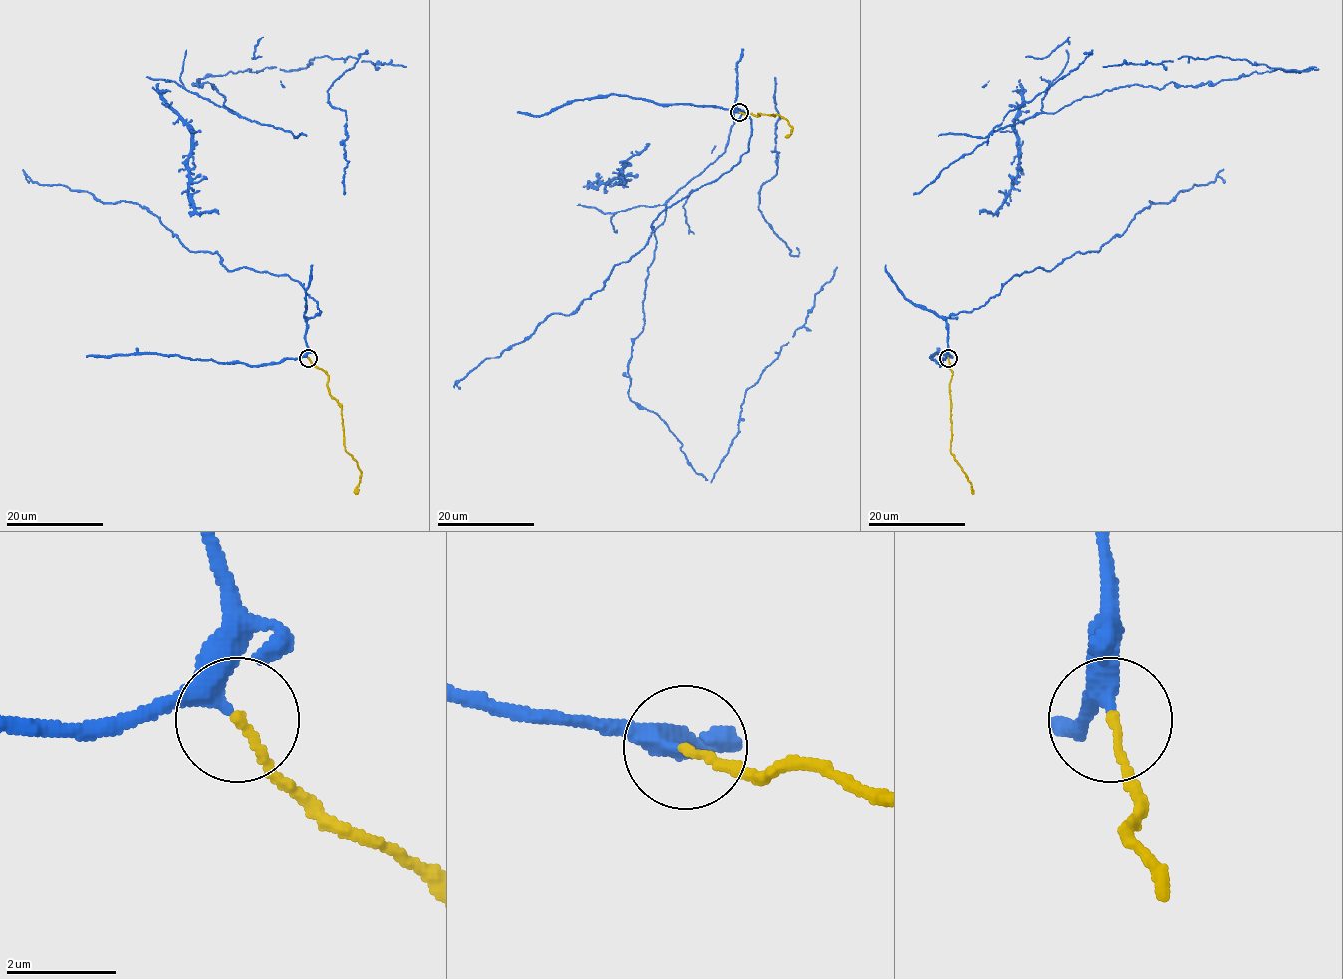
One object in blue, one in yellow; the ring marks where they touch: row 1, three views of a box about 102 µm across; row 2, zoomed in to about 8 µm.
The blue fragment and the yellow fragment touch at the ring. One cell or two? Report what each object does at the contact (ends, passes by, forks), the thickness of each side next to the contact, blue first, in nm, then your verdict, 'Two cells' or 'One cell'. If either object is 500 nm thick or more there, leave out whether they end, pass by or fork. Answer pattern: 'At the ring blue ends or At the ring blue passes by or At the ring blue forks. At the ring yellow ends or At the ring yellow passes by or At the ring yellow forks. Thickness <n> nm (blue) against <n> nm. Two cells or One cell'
At the ring blue passes by. At the ring yellow ends. Thickness 320 nm (blue) against 150 nm. One cell

